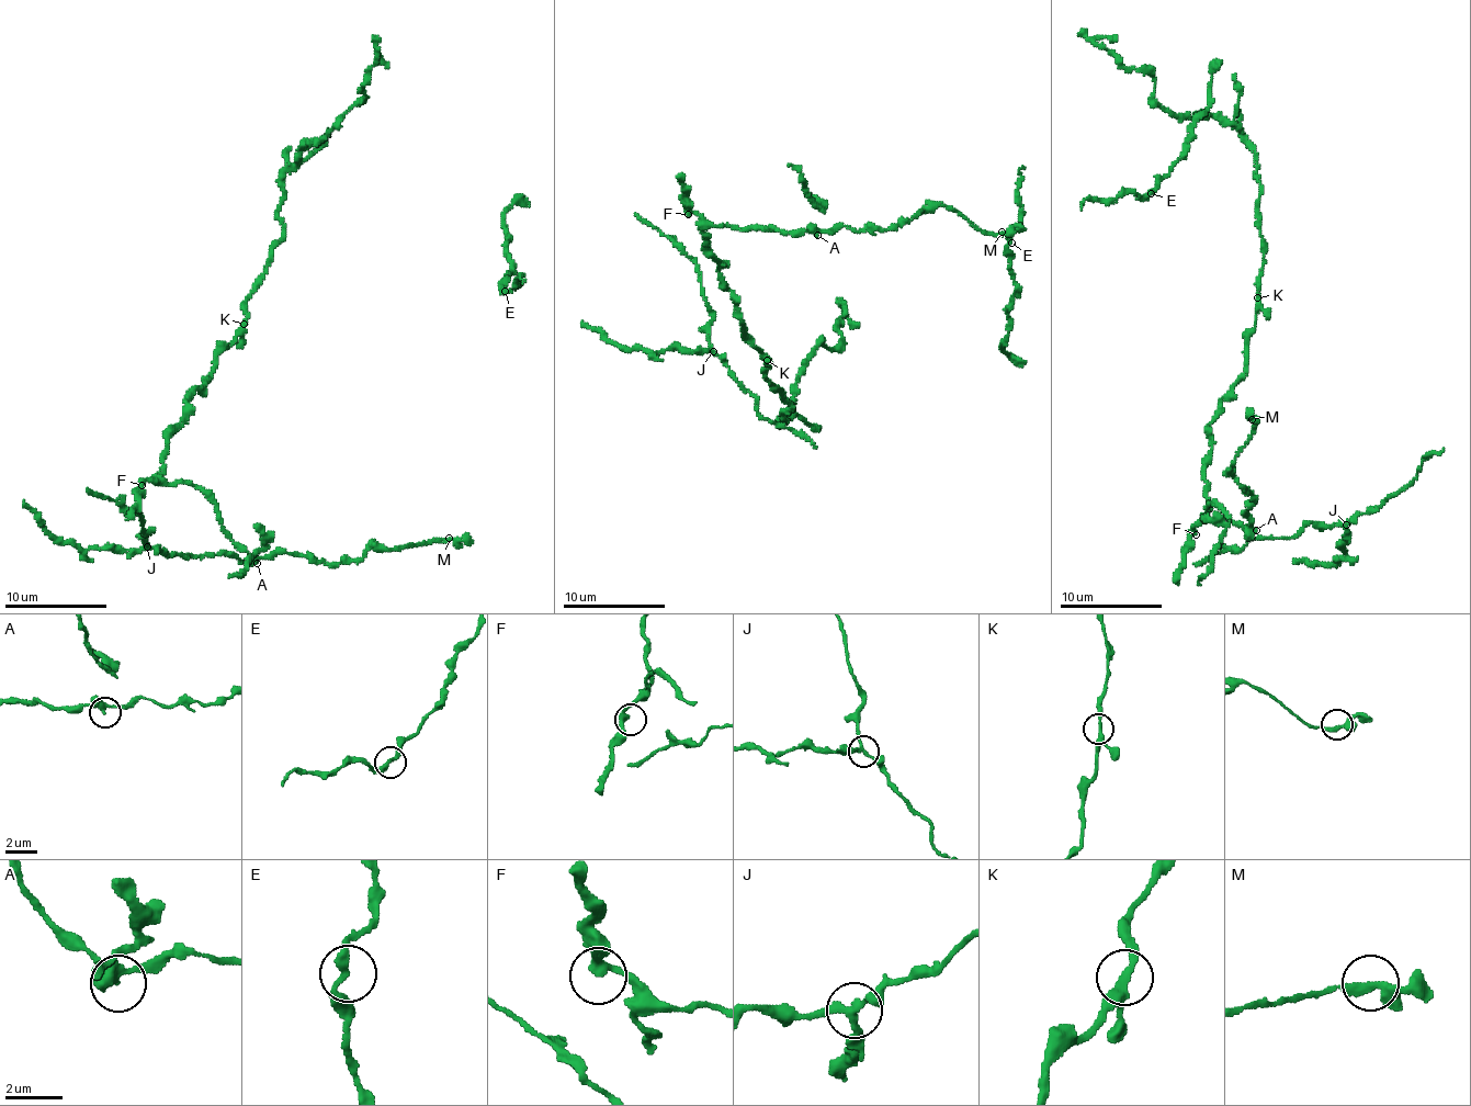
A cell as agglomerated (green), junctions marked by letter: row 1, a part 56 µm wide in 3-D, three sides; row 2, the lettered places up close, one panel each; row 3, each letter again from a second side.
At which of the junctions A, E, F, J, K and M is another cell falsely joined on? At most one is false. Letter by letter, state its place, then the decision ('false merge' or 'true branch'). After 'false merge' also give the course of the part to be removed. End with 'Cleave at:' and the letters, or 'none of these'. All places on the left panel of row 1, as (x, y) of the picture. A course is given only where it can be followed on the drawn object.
A: at (257, 563); true branch
E: at (505, 291); true branch
F: at (142, 485); true branch
J: at (147, 546); false merge; foreign part runs (146, 548), (151, 529), (143, 533), (143, 518), (87, 488)
K: at (244, 324); true branch
M: at (449, 538); true branch
Cleave at: J

